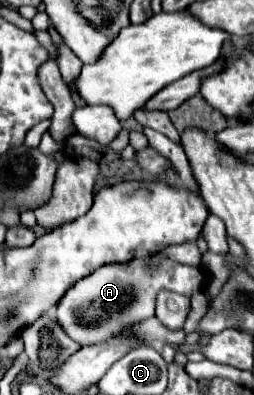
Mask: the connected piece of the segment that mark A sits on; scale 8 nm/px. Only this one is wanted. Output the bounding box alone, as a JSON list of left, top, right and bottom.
[55,256,205,346]

